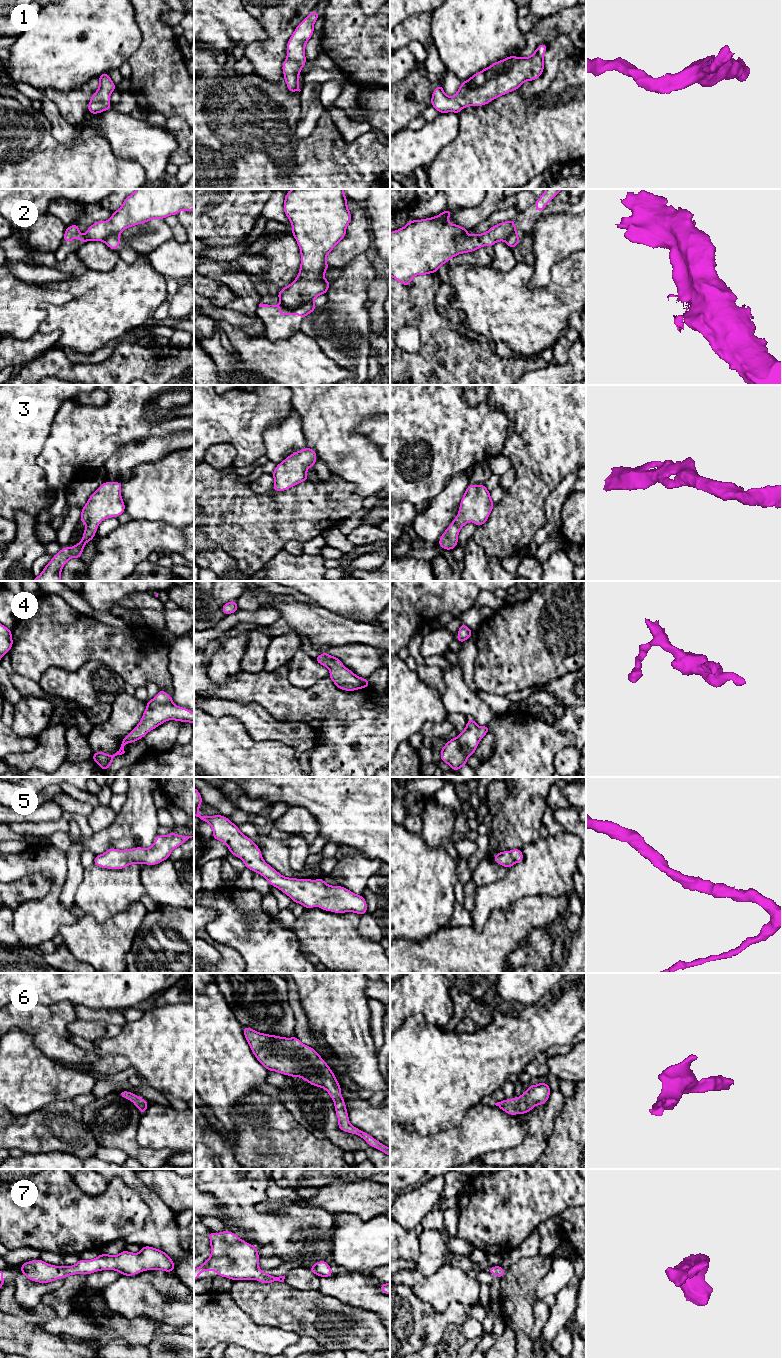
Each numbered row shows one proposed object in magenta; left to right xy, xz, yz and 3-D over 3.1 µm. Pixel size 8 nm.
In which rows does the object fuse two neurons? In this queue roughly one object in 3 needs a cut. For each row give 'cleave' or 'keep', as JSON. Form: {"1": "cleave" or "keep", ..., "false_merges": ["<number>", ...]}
{"1": "keep", "2": "cleave", "3": "keep", "4": "keep", "5": "keep", "6": "keep", "7": "keep", "false_merges": ["2"]}

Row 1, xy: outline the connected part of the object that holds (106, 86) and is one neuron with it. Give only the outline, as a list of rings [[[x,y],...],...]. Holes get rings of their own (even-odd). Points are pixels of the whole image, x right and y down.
[[[107,72],[102,73],[98,78],[99,88],[90,98],[88,112],[98,114],[111,109],[110,95],[116,89],[116,85],[111,80]]]

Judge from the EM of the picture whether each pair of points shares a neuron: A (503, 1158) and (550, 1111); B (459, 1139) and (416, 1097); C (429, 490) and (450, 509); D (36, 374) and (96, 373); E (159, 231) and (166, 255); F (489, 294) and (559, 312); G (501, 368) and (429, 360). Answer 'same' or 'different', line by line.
A: same
B: different
C: different
D: same
E: different
F: same
G: same

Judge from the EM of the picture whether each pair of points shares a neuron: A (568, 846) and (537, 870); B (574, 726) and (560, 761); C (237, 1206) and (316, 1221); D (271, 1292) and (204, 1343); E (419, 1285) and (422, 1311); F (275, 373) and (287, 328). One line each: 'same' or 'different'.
A: same
B: different
C: same
D: different
E: different
F: different

